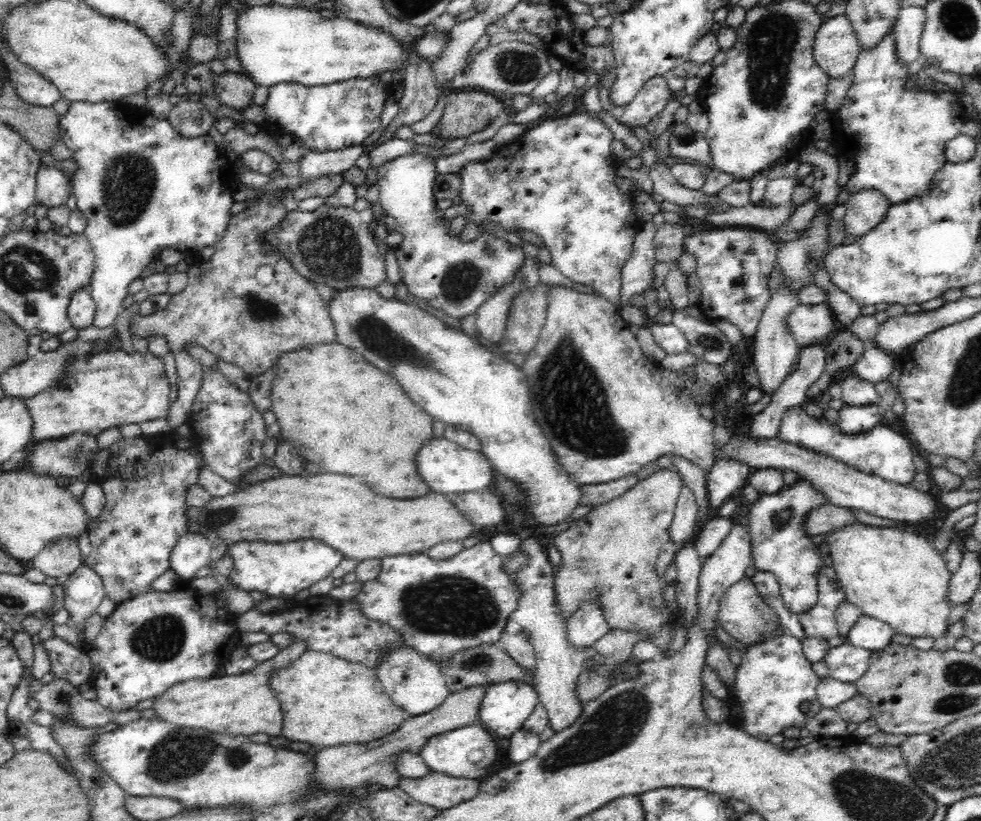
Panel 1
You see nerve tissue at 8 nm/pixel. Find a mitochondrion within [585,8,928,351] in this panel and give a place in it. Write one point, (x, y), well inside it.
(682, 138)

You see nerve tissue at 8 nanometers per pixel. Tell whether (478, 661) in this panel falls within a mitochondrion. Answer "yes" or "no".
yes

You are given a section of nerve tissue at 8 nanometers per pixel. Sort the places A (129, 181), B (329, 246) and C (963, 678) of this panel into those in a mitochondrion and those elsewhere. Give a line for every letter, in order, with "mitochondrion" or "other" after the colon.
A: mitochondrion
B: mitochondrion
C: mitochondrion

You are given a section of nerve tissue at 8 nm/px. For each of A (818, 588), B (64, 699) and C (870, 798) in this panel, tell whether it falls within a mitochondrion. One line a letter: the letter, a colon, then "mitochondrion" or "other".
A: other
B: mitochondrion
C: mitochondrion

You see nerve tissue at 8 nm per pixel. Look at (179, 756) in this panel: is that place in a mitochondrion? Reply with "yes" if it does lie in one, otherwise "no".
yes

